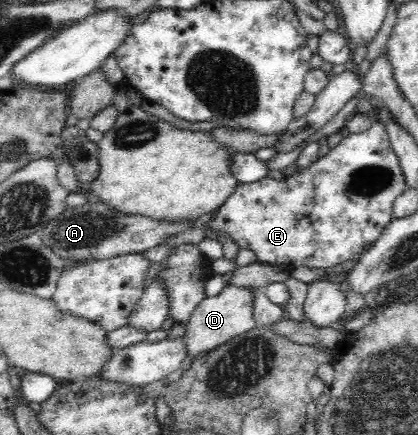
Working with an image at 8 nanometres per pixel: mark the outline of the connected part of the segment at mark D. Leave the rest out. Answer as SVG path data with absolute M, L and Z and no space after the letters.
M227 284L223 291L214 297L206 297L192 312L186 322L186 332L182 336L182 343L186 349L186 357L192 359L206 355L216 350L218 345L229 342L240 334L257 327L253 318L253 291L252 287L238 287Z

